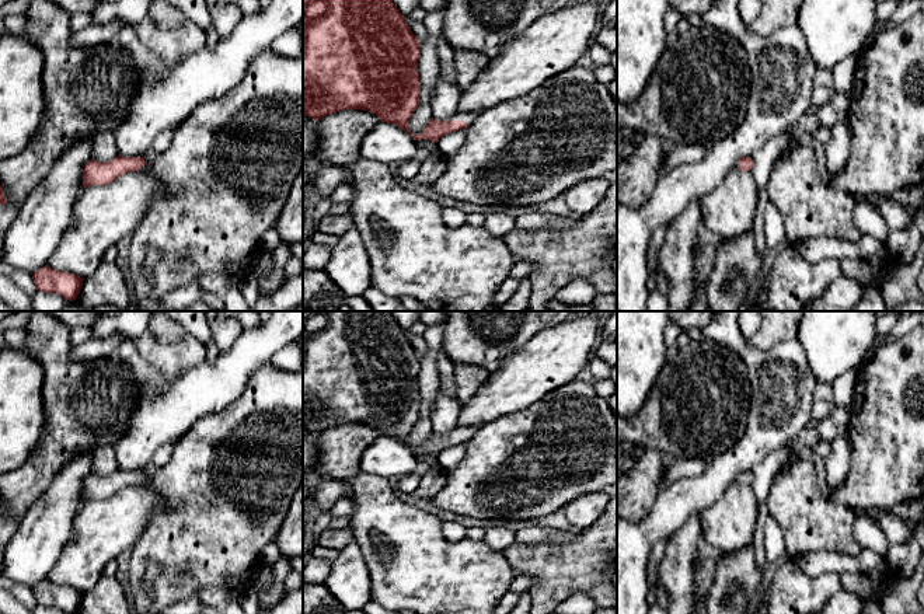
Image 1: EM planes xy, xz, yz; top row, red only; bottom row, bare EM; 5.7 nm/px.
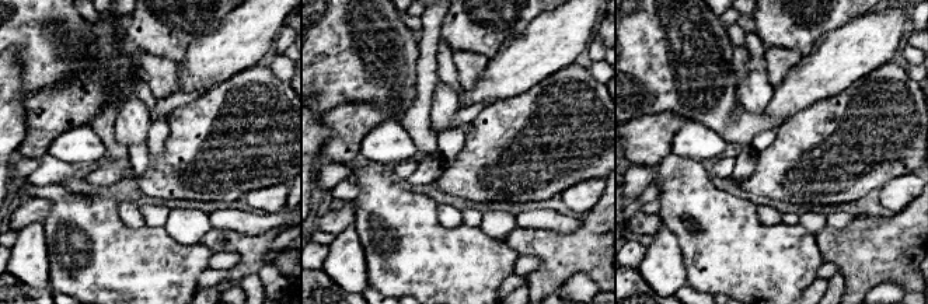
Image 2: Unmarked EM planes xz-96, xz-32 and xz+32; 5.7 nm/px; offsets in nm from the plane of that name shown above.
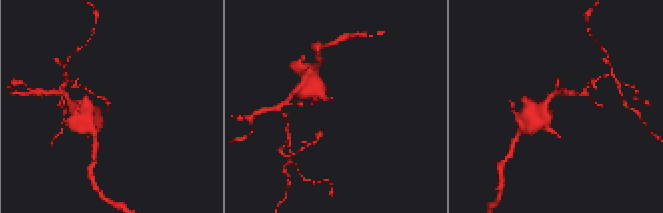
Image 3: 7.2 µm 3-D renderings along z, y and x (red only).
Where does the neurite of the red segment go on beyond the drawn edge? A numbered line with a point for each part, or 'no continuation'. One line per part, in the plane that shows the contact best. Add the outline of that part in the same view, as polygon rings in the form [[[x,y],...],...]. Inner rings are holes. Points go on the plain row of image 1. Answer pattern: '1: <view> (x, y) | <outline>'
1: xz (469, 432) | [[[477,426],[470,428],[456,428],[450,432],[450,435],[464,435],[466,437],[471,439],[477,433]]]

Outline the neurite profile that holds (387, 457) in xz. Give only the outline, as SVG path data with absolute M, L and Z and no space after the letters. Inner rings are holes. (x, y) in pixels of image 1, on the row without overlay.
M377 437L362 454L359 470L387 479L412 474L416 467L414 451L394 437Z

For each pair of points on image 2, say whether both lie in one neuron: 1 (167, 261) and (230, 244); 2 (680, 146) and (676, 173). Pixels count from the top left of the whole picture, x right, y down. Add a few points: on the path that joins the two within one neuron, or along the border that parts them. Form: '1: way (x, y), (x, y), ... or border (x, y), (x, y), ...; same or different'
1: border (201, 243), (213, 252); different
2: border (672, 152), (703, 163); different

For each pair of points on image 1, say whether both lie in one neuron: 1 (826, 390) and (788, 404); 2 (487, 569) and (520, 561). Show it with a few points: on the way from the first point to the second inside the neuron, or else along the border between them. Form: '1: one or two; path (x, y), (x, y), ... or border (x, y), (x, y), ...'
1: two; border (818, 383), (811, 424)
2: two; border (502, 554), (516, 574)

